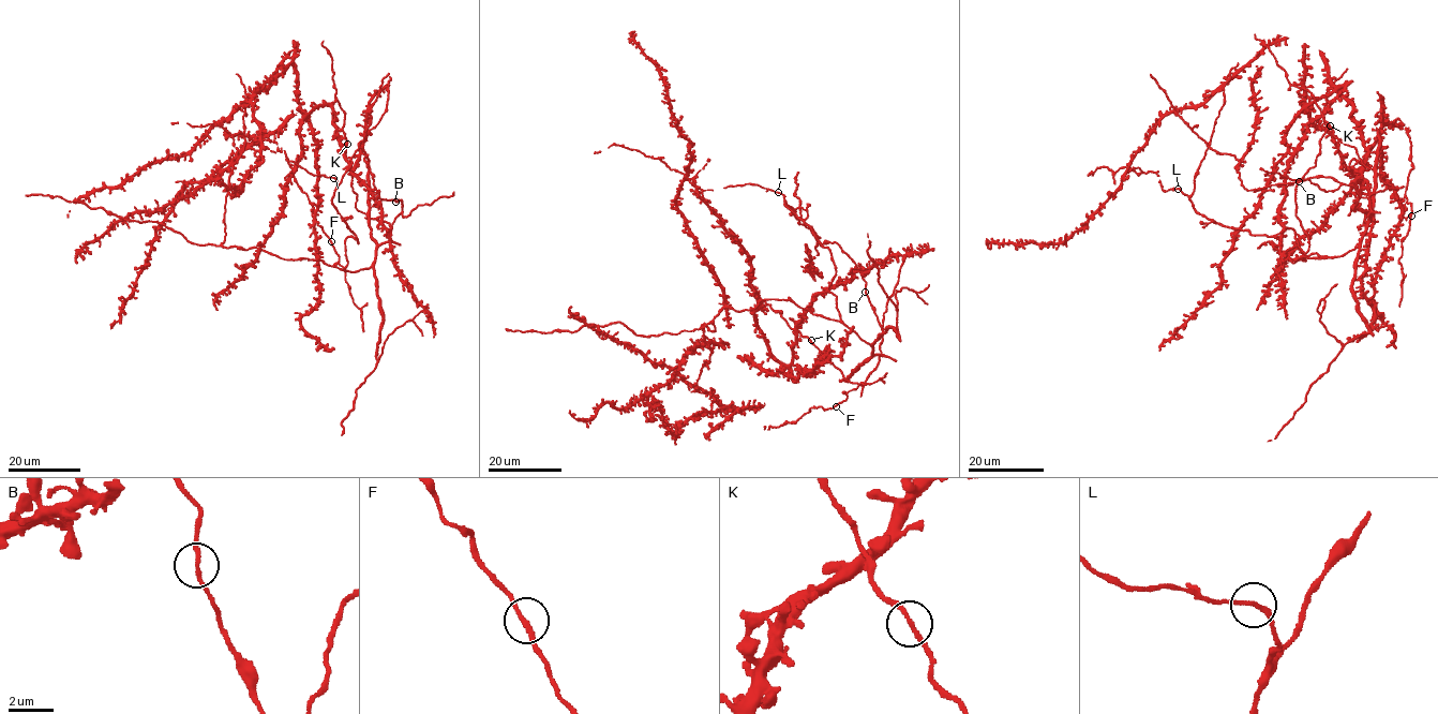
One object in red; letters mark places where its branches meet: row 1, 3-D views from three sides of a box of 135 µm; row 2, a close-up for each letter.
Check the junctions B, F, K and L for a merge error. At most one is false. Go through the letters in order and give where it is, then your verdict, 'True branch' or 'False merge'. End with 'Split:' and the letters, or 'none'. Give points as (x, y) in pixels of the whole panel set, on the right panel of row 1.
B: Place: (1299, 181). True branch
F: Place: (1411, 216). True branch
K: Place: (1330, 125). True branch
L: Place: (1178, 189). True branch
Split: none

